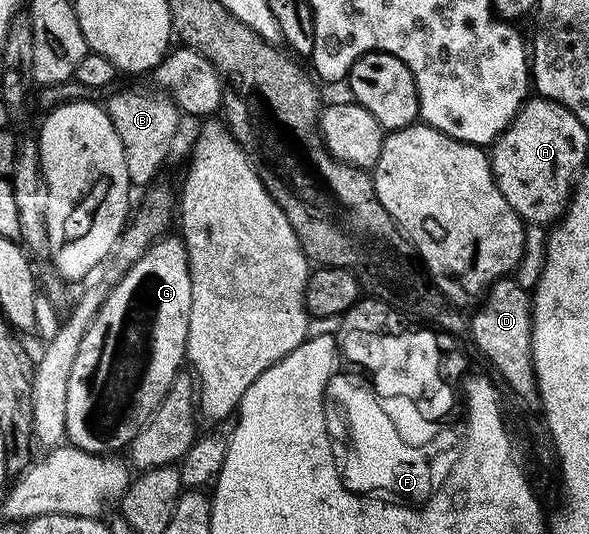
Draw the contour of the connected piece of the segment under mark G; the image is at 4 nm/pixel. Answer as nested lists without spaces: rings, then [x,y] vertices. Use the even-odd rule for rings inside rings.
[[[166,235],[155,242],[121,276],[119,289],[129,293],[133,300],[129,305],[129,322],[119,326],[117,333],[95,338],[93,350],[82,348],[71,367],[71,379],[67,379],[65,435],[68,444],[98,455],[113,455],[128,447],[135,435],[139,435],[141,428],[151,420],[159,403],[163,403],[171,383],[182,372],[191,315],[191,275],[187,251],[180,236]]]

